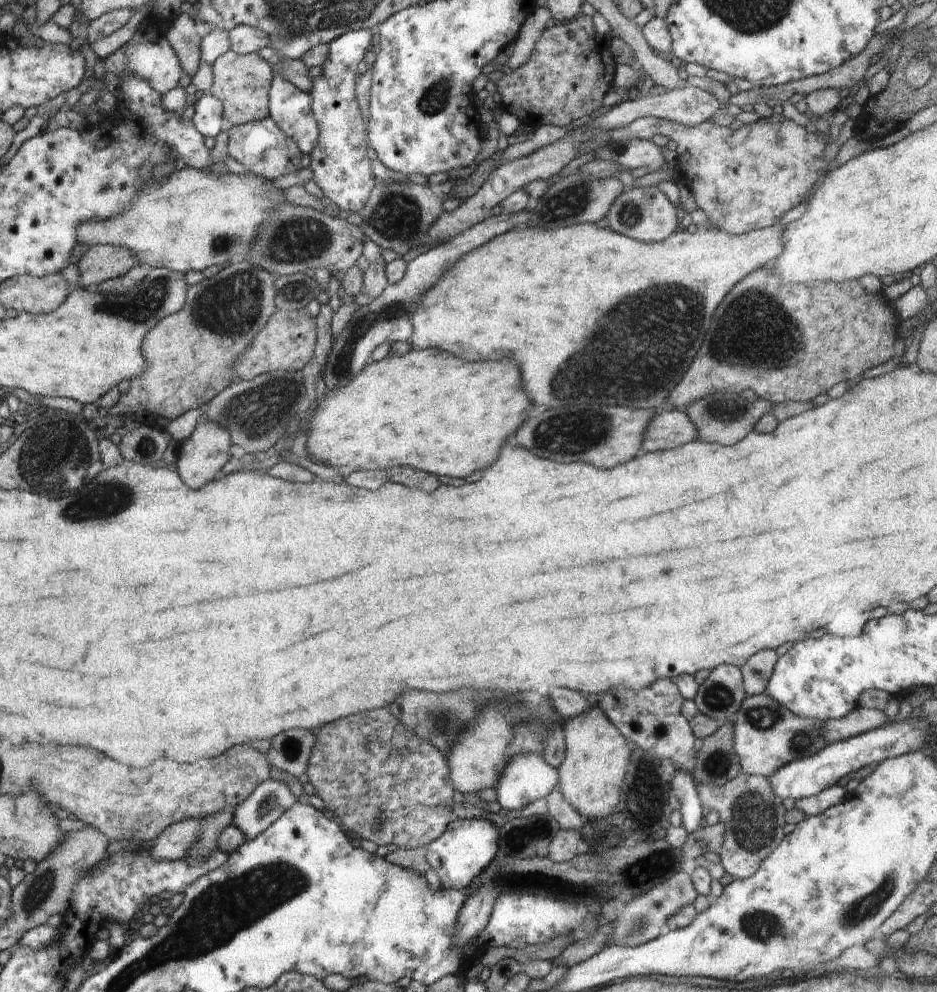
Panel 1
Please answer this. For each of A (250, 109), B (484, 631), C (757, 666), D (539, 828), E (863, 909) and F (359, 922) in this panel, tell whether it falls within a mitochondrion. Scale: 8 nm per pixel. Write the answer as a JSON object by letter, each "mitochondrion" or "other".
{"A":"other","B":"other","C":"other","D":"mitochondrion","E":"mitochondrion","F":"other"}

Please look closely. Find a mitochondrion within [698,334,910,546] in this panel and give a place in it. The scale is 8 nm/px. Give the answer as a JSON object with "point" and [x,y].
{"point":[722,410]}

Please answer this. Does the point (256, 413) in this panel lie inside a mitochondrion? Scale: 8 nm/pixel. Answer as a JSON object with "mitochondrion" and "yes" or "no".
{"mitochondrion":"yes"}

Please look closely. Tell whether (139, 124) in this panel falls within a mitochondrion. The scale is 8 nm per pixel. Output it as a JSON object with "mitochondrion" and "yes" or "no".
{"mitochondrion":"no"}

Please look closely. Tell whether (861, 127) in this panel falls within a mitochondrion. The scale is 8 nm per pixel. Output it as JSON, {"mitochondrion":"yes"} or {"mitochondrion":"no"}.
{"mitochondrion":"no"}

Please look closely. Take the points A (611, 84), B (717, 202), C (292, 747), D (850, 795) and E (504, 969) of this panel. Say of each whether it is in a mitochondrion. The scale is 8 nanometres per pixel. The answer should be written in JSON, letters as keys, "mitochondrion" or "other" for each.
{"A":"other","B":"other","C":"mitochondrion","D":"other","E":"other"}

